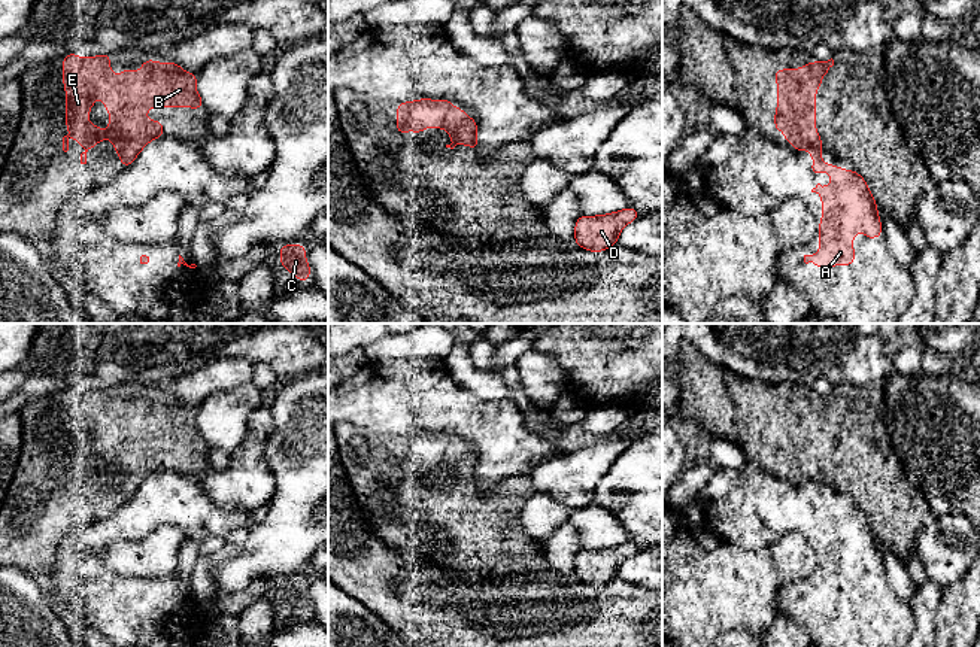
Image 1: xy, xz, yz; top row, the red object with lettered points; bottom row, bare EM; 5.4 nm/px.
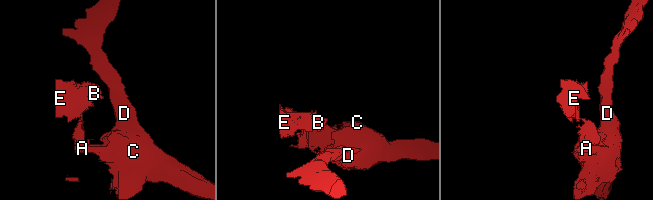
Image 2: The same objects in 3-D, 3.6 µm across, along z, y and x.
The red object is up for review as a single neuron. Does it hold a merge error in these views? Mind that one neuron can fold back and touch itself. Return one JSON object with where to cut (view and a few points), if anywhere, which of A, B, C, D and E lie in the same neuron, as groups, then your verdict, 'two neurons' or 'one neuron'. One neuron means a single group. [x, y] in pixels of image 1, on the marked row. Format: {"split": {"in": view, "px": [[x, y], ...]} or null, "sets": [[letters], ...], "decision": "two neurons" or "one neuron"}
{"split": {"in": "yz", "px": [[809, 148], [819, 151]]}, "sets": [["A", "C", "D"], ["B", "E"]], "decision": "two neurons"}

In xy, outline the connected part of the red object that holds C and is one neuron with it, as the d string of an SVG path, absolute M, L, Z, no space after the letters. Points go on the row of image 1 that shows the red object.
M280 244L280 264L297 279L306 283L310 279L310 265L306 261L306 246Z

